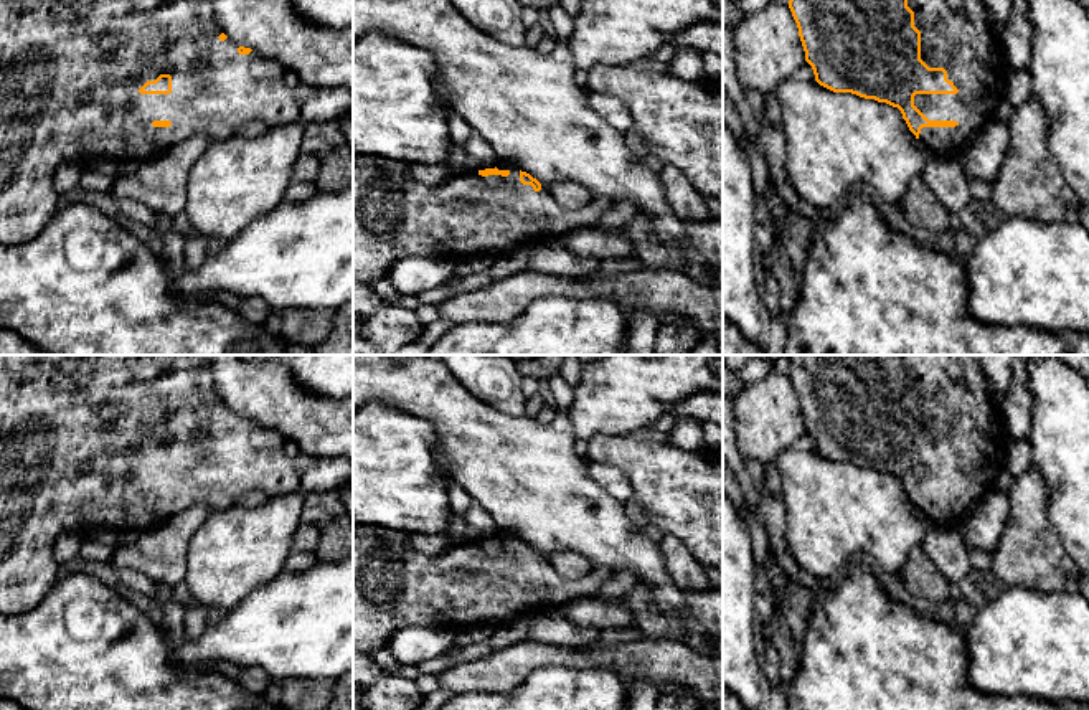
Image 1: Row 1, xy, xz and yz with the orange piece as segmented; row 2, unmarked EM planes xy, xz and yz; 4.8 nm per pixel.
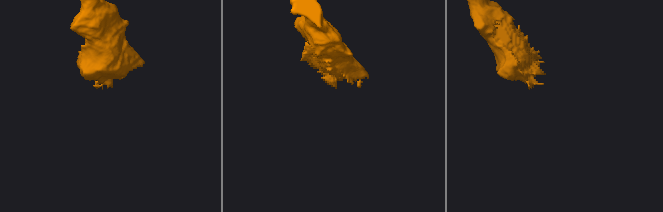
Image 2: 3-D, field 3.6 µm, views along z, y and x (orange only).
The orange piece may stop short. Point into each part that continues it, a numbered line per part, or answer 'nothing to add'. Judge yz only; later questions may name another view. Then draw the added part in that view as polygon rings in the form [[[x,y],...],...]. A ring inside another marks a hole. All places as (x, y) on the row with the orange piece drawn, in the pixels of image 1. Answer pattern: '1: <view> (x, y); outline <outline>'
1: yz (957, 35); outline [[[908,0],[921,31],[921,59],[944,68],[957,94],[916,94],[914,106],[929,121],[955,127],[922,127],[919,142],[929,154],[957,157],[993,119],[1005,97],[1002,41],[983,0]]]

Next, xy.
1: xy (70, 70); outline [[[0,0],[0,244],[20,244],[41,233],[54,216],[59,205],[59,193],[54,188],[54,170],[63,162],[89,163],[92,159],[107,157],[112,160],[142,162],[160,155],[185,139],[205,132],[211,140],[234,135],[236,129],[251,121],[262,121],[267,127],[279,127],[292,122],[327,122],[343,116],[353,116],[353,94],[345,88],[317,88],[310,84],[287,86],[282,66],[256,51],[239,54],[238,45],[229,38],[221,41],[223,33],[213,7],[208,0]],[[160,74],[172,76],[170,94],[140,94],[147,81]]]

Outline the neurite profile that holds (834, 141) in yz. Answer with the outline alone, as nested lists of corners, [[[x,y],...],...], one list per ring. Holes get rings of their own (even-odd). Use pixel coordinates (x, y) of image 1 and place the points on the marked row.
[[[785,79],[776,89],[785,134],[785,167],[802,200],[835,210],[860,185],[871,185],[888,203],[901,205],[909,182],[924,175],[929,152],[909,130],[898,107],[851,92],[833,92],[813,81]]]

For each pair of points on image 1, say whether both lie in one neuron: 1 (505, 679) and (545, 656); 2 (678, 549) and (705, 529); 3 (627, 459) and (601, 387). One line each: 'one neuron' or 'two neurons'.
1: one neuron
2: two neurons
3: two neurons

